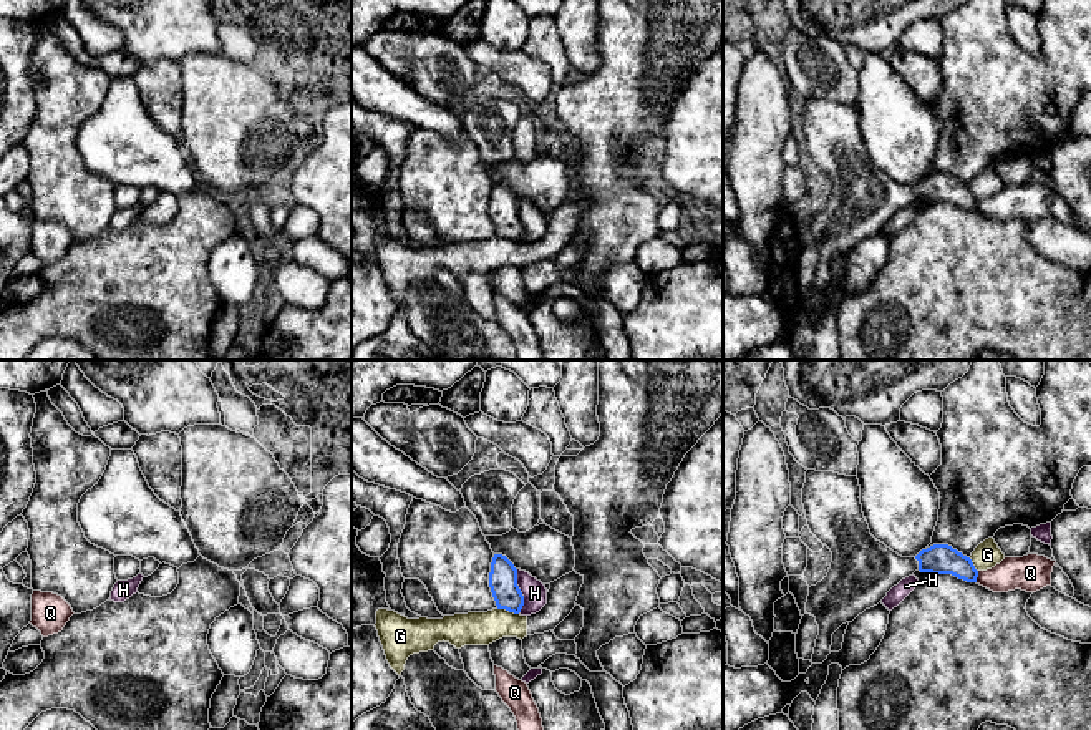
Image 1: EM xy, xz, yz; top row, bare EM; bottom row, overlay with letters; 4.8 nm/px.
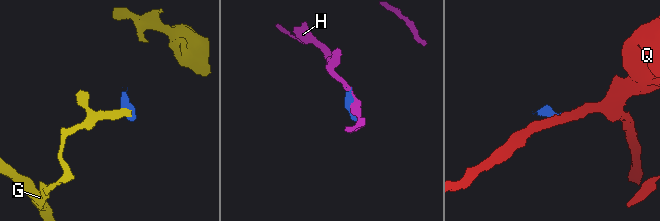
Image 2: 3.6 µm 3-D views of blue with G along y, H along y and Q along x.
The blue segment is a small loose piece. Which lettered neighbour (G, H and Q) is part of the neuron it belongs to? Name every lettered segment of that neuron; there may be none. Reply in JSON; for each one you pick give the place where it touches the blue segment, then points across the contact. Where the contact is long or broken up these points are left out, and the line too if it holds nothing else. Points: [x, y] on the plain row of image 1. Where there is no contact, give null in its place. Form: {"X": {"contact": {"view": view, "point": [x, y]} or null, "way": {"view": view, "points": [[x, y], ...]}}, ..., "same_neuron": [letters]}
{"same_neuron": []}

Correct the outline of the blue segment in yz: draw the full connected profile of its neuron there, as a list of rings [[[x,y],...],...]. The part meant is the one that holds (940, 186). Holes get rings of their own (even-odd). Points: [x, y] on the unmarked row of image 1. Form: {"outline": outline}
{"outline": [[[806,100],[802,133],[811,161],[832,181],[827,204],[809,216],[806,241],[816,246],[819,264],[812,292],[831,282],[832,262],[915,199],[952,202],[977,211],[970,186],[948,173],[933,173],[915,186],[902,186],[877,169],[862,141],[857,103]]]}

